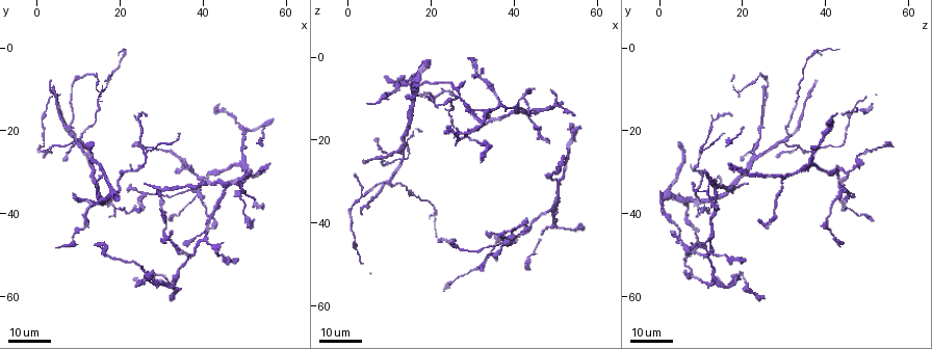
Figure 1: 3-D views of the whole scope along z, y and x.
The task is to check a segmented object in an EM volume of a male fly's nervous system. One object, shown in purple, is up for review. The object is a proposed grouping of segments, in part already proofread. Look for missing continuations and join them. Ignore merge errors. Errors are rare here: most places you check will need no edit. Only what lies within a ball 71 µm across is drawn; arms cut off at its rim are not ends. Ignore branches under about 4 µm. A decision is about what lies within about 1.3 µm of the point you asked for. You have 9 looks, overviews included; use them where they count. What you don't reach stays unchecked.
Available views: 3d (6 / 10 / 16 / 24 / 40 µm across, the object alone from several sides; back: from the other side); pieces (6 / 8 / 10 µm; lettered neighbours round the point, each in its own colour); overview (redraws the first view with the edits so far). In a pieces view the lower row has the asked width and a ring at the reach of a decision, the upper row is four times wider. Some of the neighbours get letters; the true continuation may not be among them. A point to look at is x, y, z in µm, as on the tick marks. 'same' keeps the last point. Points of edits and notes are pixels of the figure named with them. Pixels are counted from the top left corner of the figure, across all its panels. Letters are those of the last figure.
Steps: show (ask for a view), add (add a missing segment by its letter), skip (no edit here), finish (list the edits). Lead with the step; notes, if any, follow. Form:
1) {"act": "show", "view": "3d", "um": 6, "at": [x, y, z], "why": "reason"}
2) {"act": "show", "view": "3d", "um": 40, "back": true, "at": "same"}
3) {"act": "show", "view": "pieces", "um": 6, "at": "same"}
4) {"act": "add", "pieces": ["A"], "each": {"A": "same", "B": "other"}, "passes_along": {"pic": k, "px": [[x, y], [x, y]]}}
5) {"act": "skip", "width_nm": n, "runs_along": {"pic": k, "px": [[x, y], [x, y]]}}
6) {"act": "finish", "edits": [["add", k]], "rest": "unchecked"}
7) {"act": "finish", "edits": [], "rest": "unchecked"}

{"act": "show", "view": "3d", "um": 16, "at": [31.5, 60.5, 25.5], "why": "end of a long branch"}

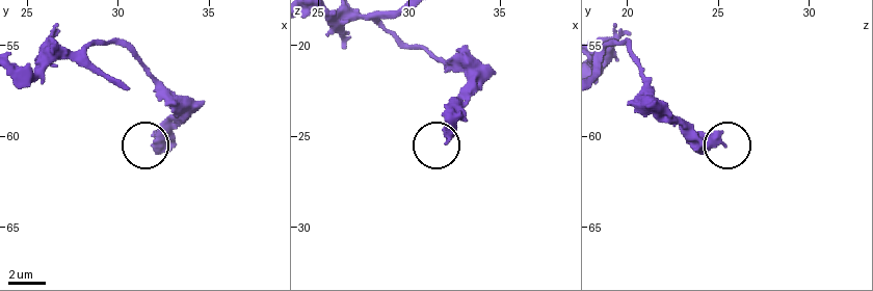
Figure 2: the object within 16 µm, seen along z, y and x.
{"act": "show", "view": "pieces", "um": 10, "at": [32.1, 60.5, 25.3]}

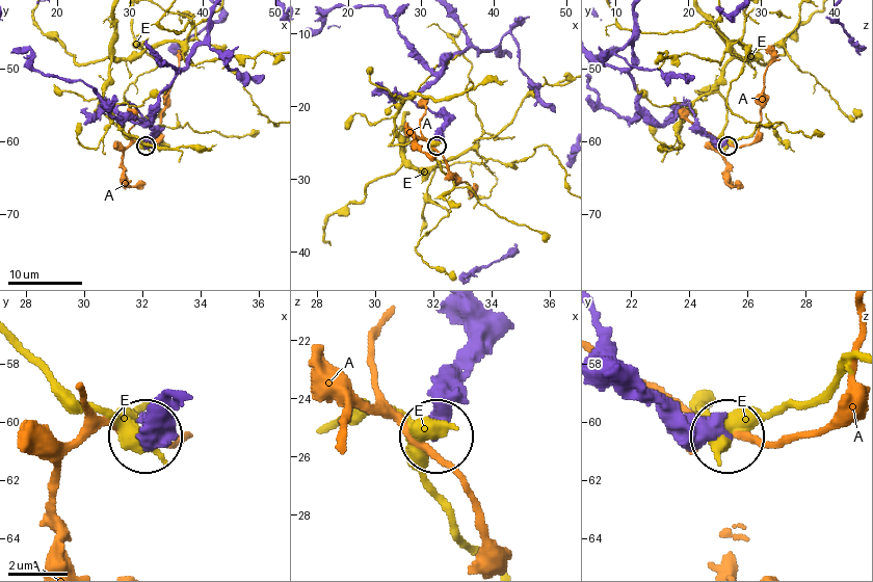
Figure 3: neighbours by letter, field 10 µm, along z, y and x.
{"act": "skip", "each": {"A": "other", "E": "other"}, "runs_along": {"pic": 3, "px": [[465, 329], [467, 344], [440, 431]]}, "found": "none of them fits"}

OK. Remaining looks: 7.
{"act": "show", "view": "3d", "um": 16, "at": [17.5, 41.0, 9.0], "why": "an open end"}

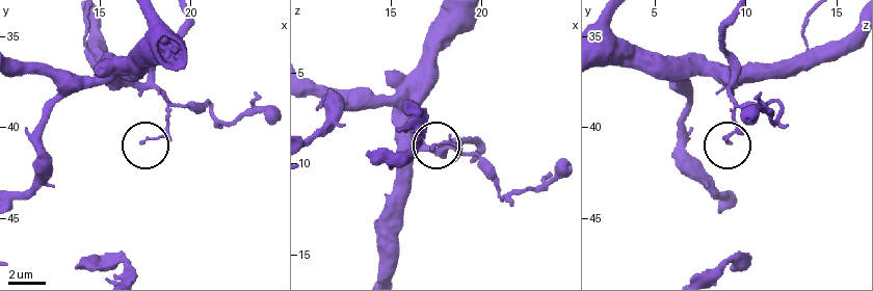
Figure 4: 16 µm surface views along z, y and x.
{"act": "show", "view": "pieces", "um": 8, "at": [17.3, 40.8, 9.1], "why": "what lies round it"}

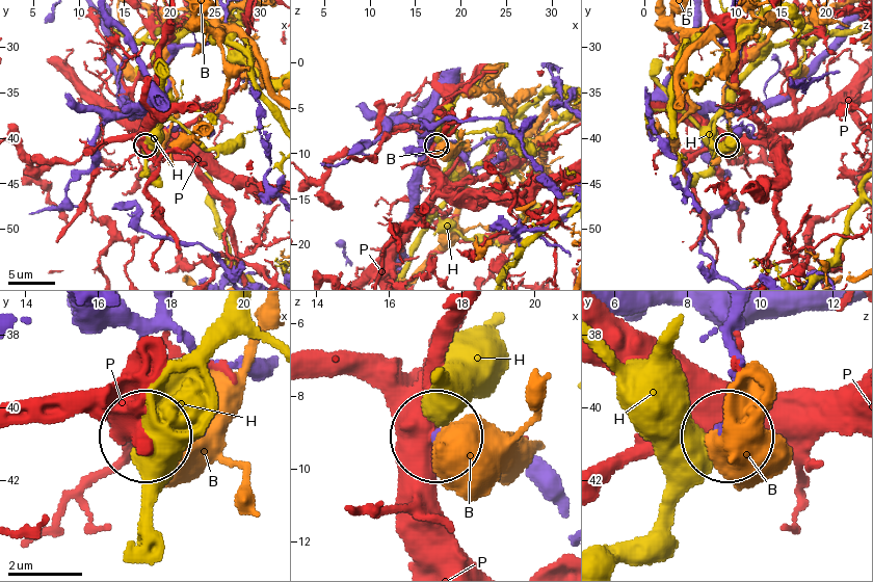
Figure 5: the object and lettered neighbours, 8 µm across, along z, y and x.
{"act": "skip", "each": {"B": "other", "H": "other", "P": "other"}, "found": "none of them fits"}

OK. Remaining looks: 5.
{"act": "show", "view": "3d", "um": 16, "at": [52.0, 41.5, 23.5], "why": "end of a long branch"}

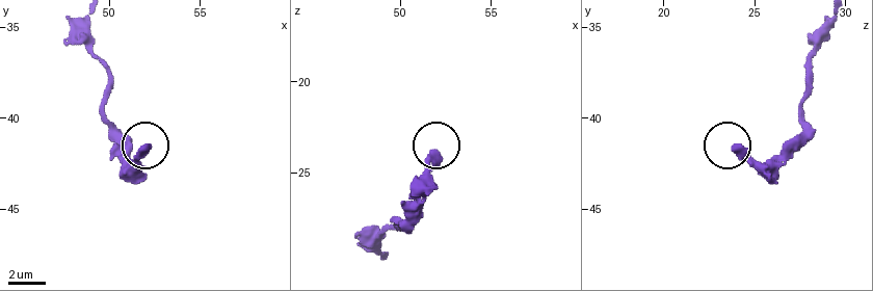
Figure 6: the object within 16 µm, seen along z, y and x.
{"act": "show", "view": "pieces", "um": 6, "at": [52.1, 41.8, 24.0], "why": "see the neighbours"}

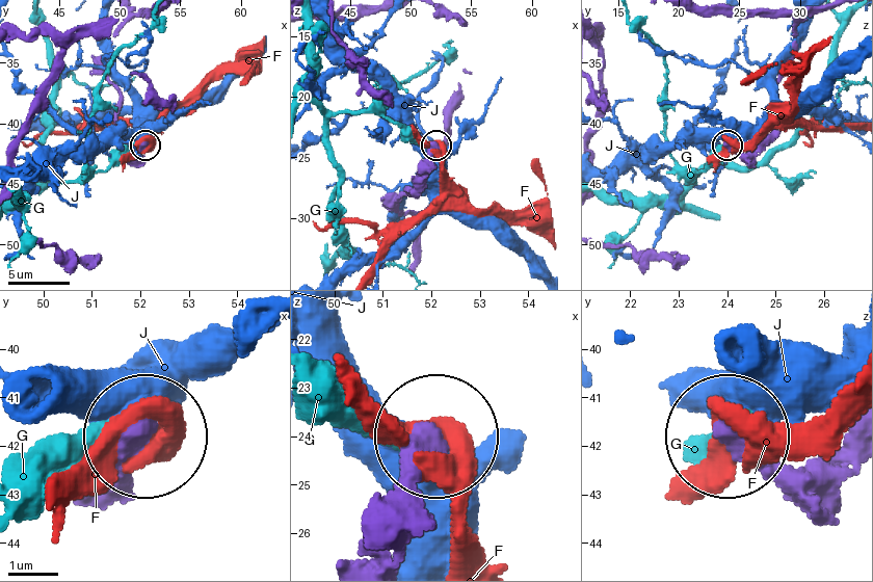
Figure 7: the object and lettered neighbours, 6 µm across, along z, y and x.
{"act": "skip", "each": {"F": "other", "G": "other", "J": "other"}, "found": "no lettered segment goes on from it"}

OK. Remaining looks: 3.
{"act": "show", "view": "3d", "um": 16, "at": [48.5, 51.5, 20.5], "why": "end of a long branch"}

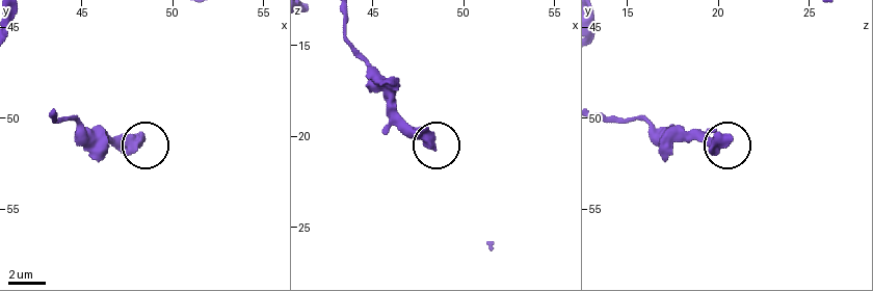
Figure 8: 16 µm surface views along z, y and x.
{"act": "show", "view": "pieces", "um": 6, "at": [48.3, 51.3, 20.7]}

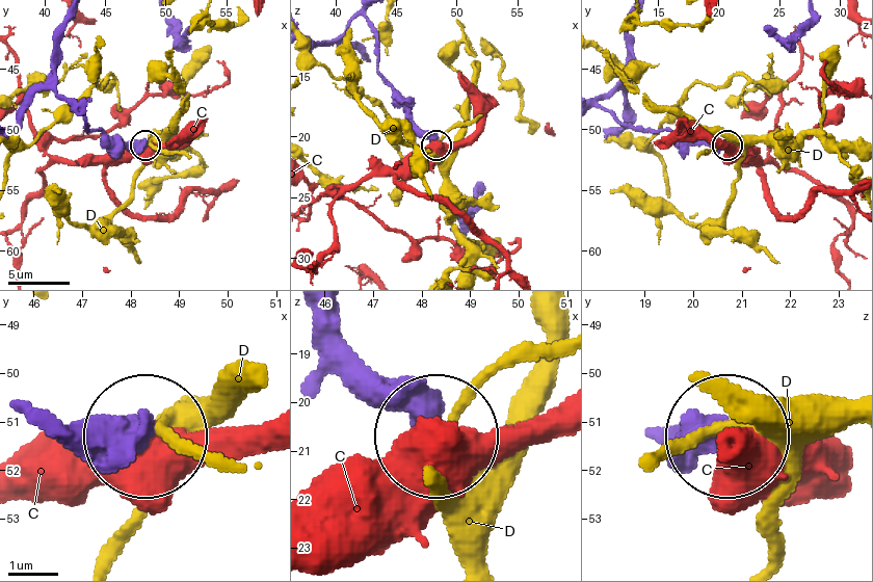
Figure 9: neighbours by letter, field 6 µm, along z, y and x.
{"act": "skip", "width_nm": 450, "each": {"C": "other", "D": "other"}, "runs_along": {"pic": 9, "px": [[81, 433], [138, 438]]}, "found": "none of them fits"}

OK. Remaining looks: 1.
{"act": "finish", "edits": [], "rest": "unchecked"}

